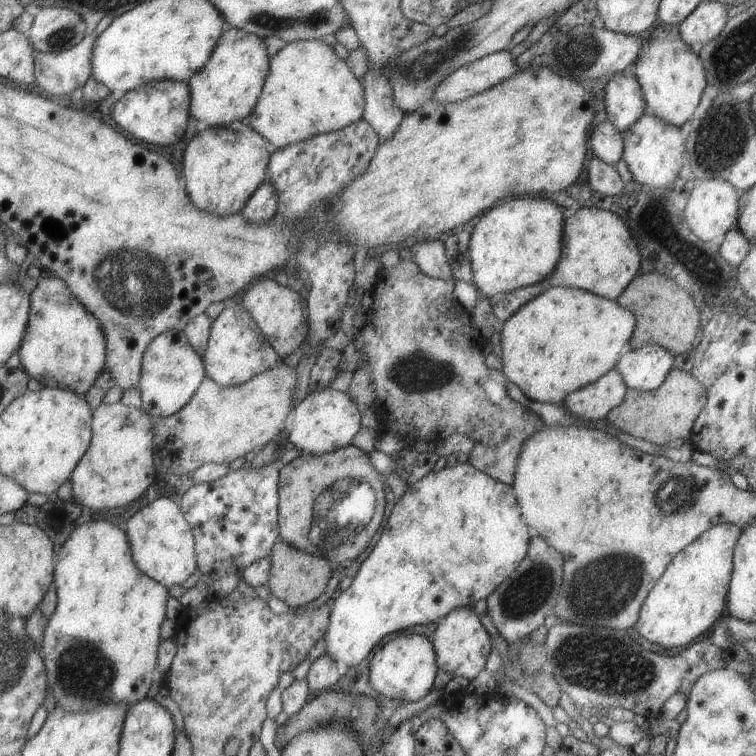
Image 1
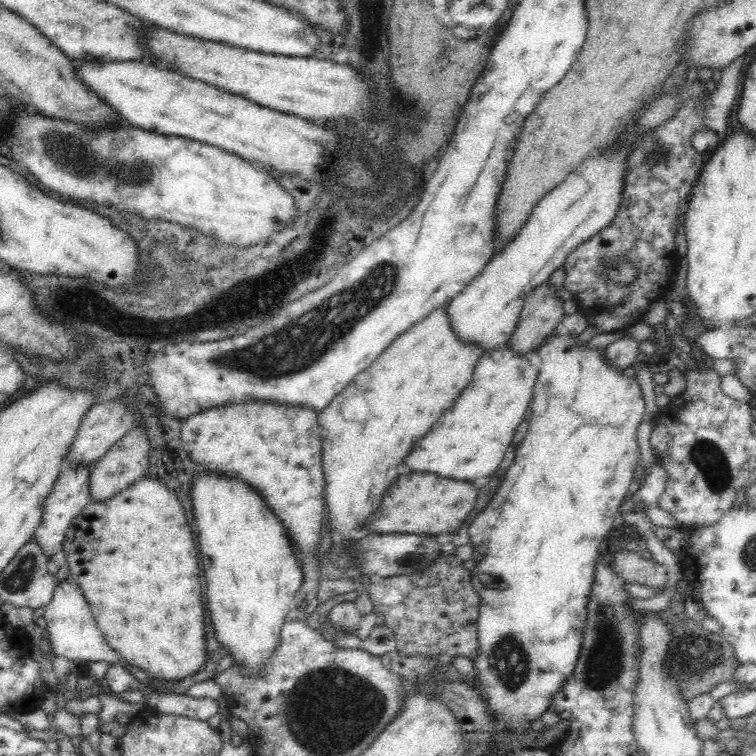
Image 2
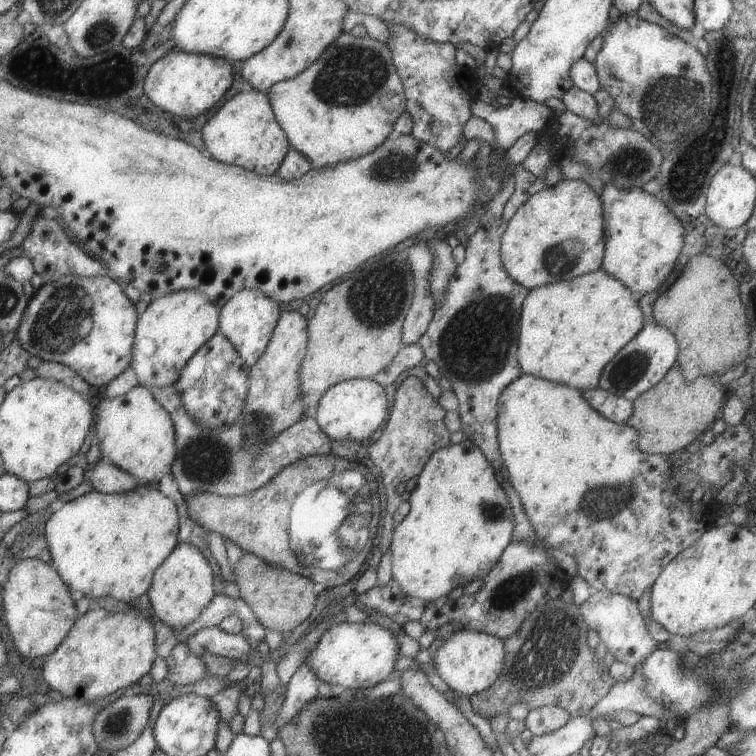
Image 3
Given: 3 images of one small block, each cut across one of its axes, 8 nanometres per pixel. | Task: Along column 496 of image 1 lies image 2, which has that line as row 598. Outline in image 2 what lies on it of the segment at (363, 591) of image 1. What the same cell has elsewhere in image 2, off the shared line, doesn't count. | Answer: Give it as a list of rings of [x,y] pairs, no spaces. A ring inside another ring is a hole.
[[[554,332],[552,336],[548,336],[548,340],[544,340],[544,344],[534,350],[536,355],[540,357],[540,368],[536,374],[532,402],[529,406],[532,410],[532,416],[529,419],[527,436],[516,448],[513,463],[500,476],[501,485],[488,506],[478,513],[478,516],[472,520],[469,526],[469,540],[474,545],[473,560],[476,561],[472,570],[472,582],[480,595],[479,619],[476,621],[480,656],[476,656],[473,660],[478,671],[476,689],[486,699],[488,709],[494,713],[494,717],[500,717],[498,721],[502,721],[502,725],[504,725],[497,727],[496,731],[506,730],[516,731],[516,733],[526,731],[530,728],[531,721],[540,719],[543,713],[549,712],[549,705],[556,690],[561,688],[561,685],[572,675],[579,656],[583,636],[584,612],[586,612],[586,602],[588,602],[588,595],[586,594],[590,592],[592,586],[598,546],[604,540],[604,536],[614,530],[612,527],[615,520],[614,516],[618,513],[618,508],[640,467],[641,457],[637,428],[645,420],[644,395],[642,395],[640,384],[635,377],[624,374],[623,369],[612,366],[605,357],[603,349],[591,347],[588,342],[578,344],[577,337],[579,335]]]

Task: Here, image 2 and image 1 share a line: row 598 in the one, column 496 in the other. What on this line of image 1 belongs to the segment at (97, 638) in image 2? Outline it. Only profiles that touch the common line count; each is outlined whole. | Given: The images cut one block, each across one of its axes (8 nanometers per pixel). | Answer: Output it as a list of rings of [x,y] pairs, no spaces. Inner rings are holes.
[[[506,49],[464,64],[439,81],[433,99],[441,104],[454,103],[483,92],[511,78],[519,68]]]

